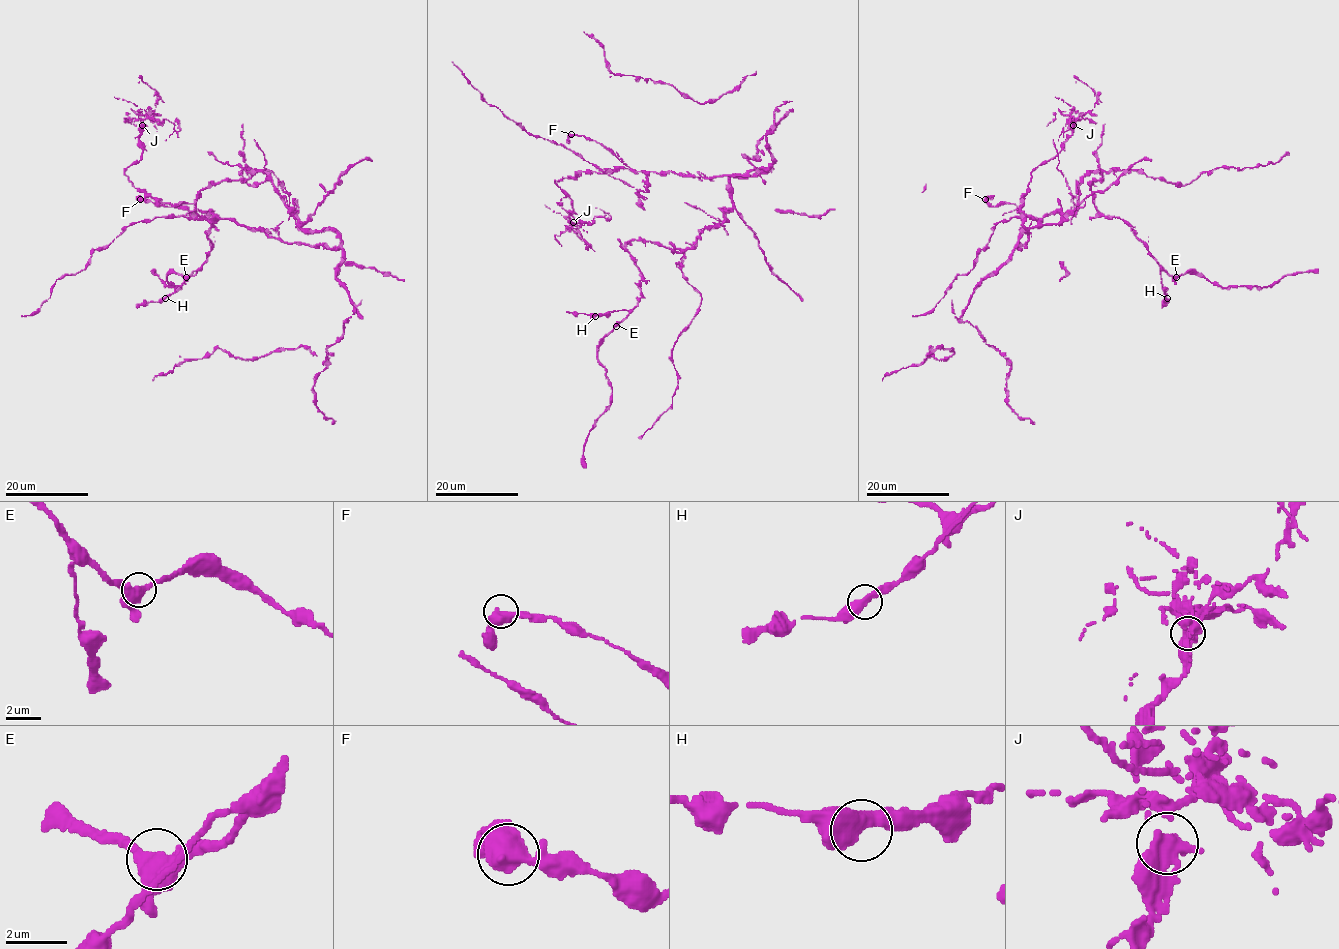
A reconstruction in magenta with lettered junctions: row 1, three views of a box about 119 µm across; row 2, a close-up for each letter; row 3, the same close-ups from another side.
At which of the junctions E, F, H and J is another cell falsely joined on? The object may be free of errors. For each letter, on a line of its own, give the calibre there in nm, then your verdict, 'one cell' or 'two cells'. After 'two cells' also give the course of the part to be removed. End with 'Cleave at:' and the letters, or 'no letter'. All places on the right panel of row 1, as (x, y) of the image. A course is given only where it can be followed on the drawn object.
E: 440 nm thick; one cell
F: 480 nm thick; one cell
H: 440 nm thick; one cell
J: 460 nm thick; two cells; foreign part runs (1073, 125), (1080, 115), (1094, 107), (1097, 96), (1074, 75)
Cleave at: J

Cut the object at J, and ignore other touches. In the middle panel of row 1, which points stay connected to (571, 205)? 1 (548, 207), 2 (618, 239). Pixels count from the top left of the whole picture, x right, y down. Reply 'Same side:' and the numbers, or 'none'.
Same side: 2

